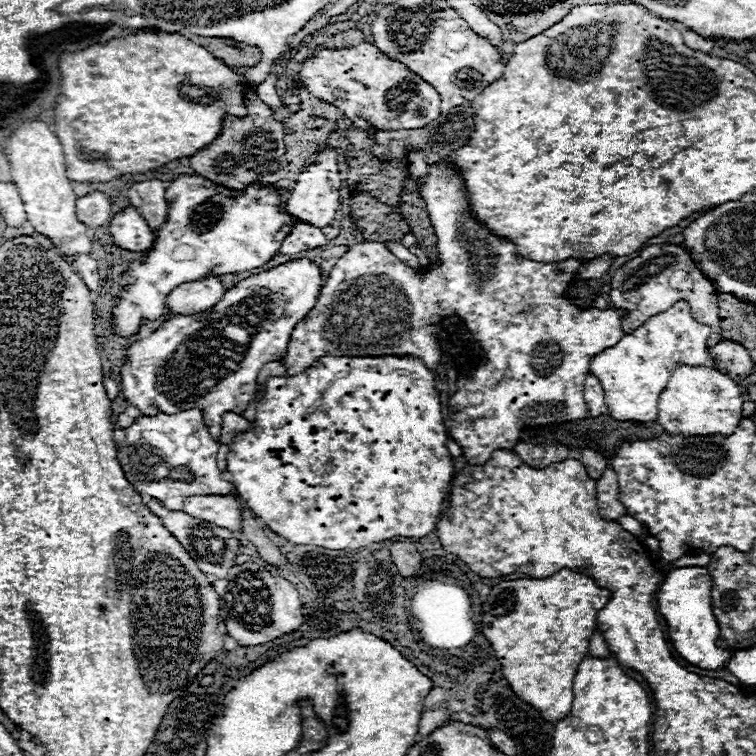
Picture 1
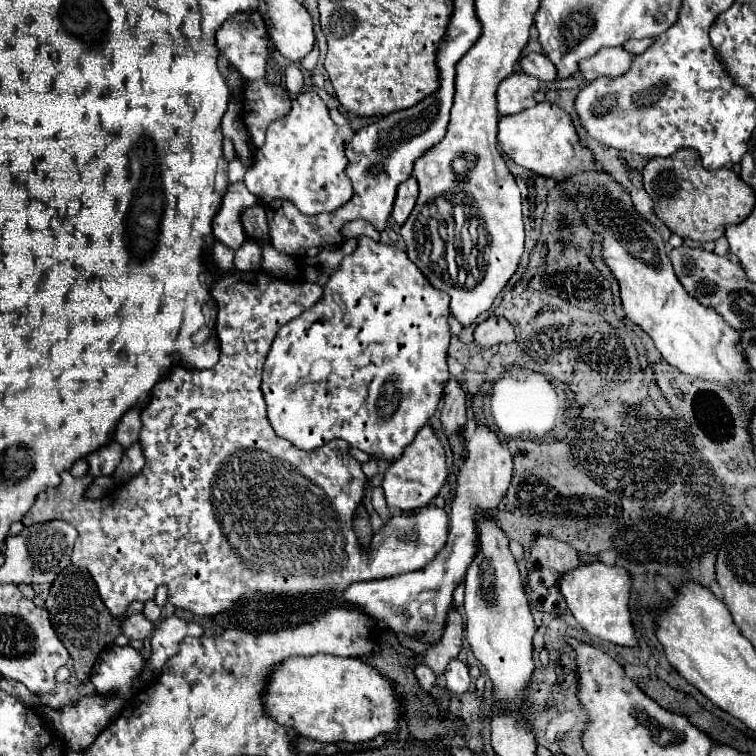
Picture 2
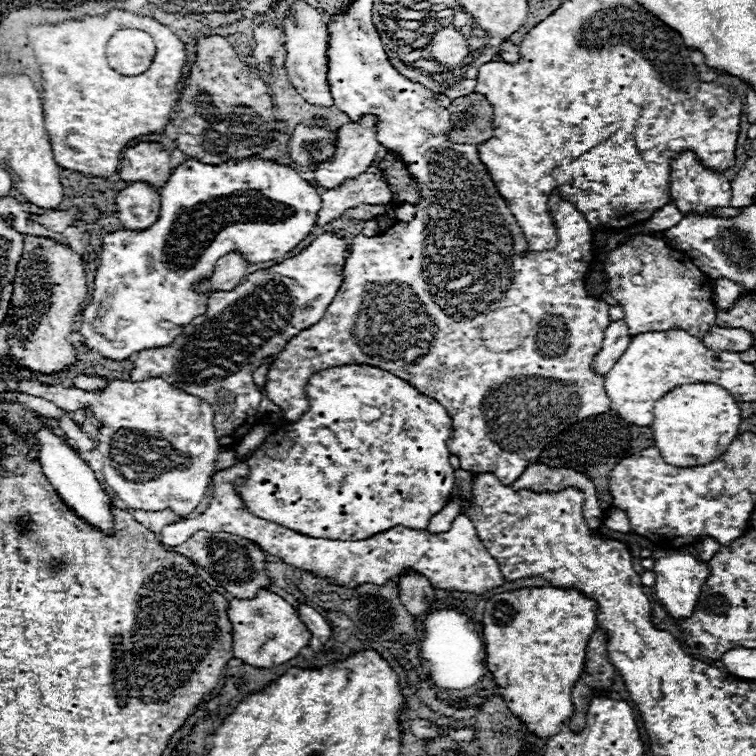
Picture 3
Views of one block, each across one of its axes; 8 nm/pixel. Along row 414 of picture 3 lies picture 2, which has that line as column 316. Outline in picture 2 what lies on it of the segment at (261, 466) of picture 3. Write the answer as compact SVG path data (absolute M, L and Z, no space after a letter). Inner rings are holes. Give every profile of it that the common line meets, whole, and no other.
M358 236L356 250L340 262L338 270L332 272L332 276L328 278L328 282L324 286L322 298L308 312L302 312L298 318L284 324L280 328L280 332L276 334L274 342L272 342L270 354L268 354L266 364L264 364L262 386L260 386L264 400L266 400L266 406L268 406L266 414L268 414L270 426L274 428L274 432L280 438L286 438L288 442L292 442L300 450L316 450L316 448L328 444L330 440L340 438L340 440L346 440L352 448L368 452L374 458L384 458L384 460L390 460L390 462L396 460L402 454L402 450L416 438L416 432L424 424L428 424L428 420L432 418L432 414L438 408L438 402L440 402L442 392L444 392L444 384L446 384L446 380L450 380L450 372L448 372L448 364L446 364L448 344L450 344L448 316L450 316L450 296L442 290L436 290L432 284L428 284L426 276L406 256L404 250L400 250L396 244L382 244L382 242L374 242L372 238ZM320 358L330 362L330 374L324 380L312 380L310 378L312 364Z

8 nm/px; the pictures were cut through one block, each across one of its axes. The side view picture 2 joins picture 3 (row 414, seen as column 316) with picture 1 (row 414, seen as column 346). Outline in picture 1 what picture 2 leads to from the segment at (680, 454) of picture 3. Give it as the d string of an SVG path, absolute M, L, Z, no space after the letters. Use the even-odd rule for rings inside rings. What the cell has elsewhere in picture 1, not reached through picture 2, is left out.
M680 364L674 368L668 386L658 398L658 424L668 434L732 434L742 420L742 390L740 386L724 372L708 366L686 366Z

